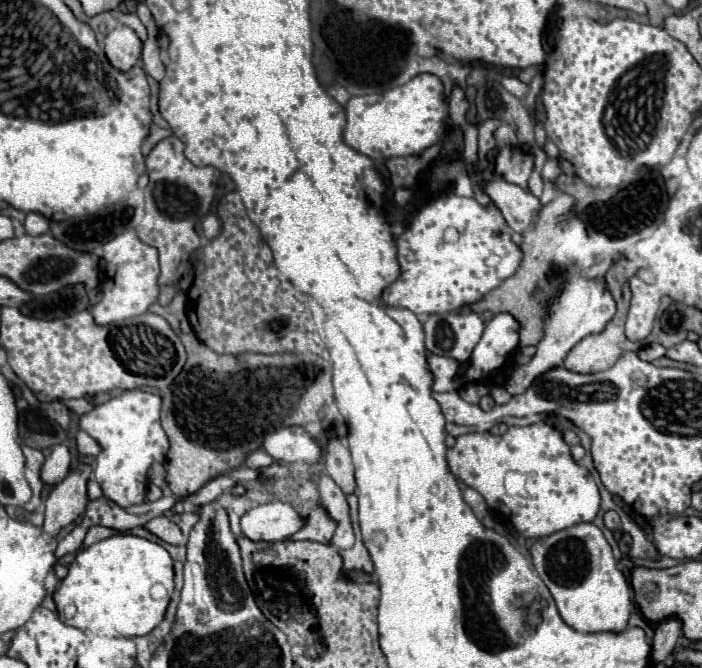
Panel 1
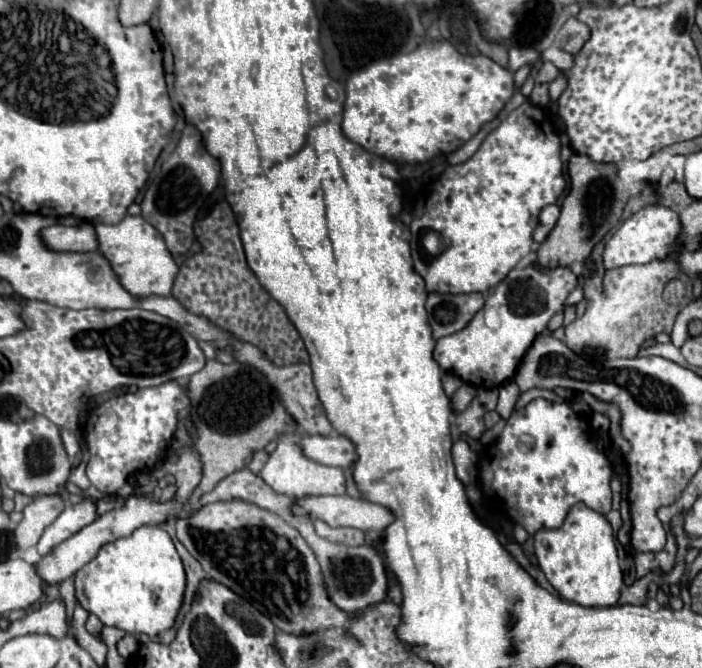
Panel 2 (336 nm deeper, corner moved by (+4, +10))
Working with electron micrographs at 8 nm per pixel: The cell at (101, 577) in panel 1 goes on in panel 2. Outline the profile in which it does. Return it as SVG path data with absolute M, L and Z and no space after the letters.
M144 525L136 529L130 537L122 537L114 543L104 545L100 553L75 574L76 599L88 613L98 615L98 619L108 627L118 627L128 633L144 633L148 637L156 637L158 633L174 627L178 611L184 603L184 591L186 573L182 559L170 535L162 527L154 525Z

